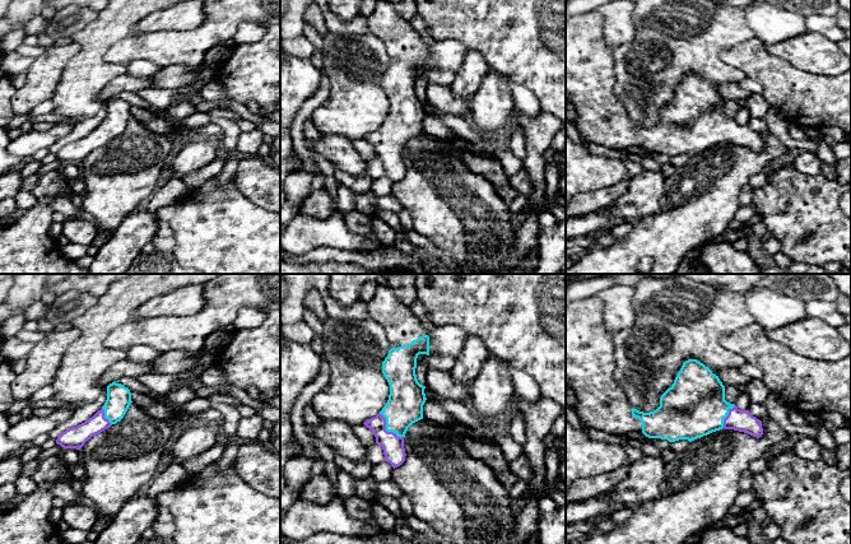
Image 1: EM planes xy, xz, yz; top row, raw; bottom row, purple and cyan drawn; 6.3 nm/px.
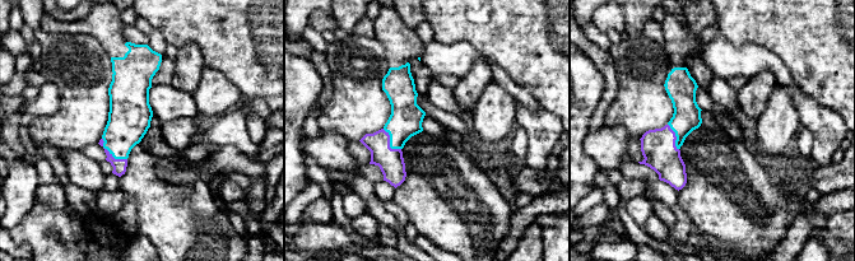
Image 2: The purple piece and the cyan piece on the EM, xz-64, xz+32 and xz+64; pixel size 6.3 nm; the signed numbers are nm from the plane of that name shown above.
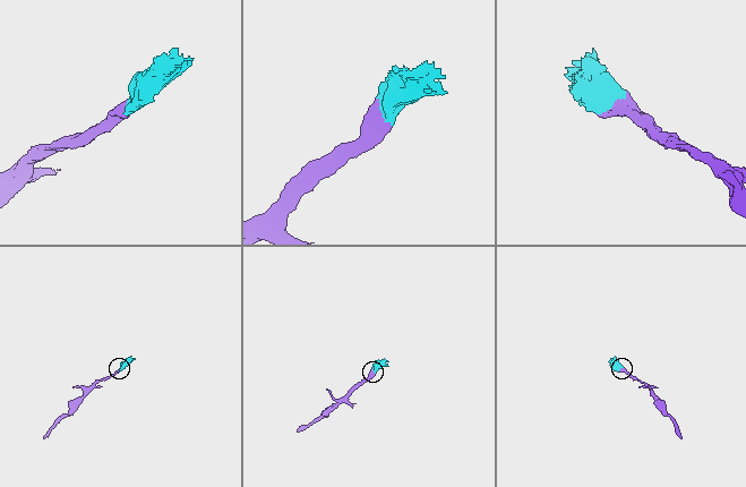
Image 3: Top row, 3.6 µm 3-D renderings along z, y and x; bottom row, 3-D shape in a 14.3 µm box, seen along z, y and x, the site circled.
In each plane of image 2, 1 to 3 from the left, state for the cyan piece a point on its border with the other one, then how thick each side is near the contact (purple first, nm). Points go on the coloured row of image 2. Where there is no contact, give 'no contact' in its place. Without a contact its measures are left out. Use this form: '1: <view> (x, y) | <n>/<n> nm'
1: xz-64 (111, 154) | 80/260 nm
2: xz+32 (389, 143) | 160/200 nm
3: xz+64 (675, 136) | 220/180 nm

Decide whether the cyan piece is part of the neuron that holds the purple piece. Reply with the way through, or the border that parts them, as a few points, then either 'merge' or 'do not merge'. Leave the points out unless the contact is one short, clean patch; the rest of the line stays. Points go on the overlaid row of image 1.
merge

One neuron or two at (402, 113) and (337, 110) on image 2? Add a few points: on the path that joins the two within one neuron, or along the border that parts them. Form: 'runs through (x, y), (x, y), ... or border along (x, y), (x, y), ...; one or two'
border along (382, 83), (390, 105), (390, 116), (384, 127); two

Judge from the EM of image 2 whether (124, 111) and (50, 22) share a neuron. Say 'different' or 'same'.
same

